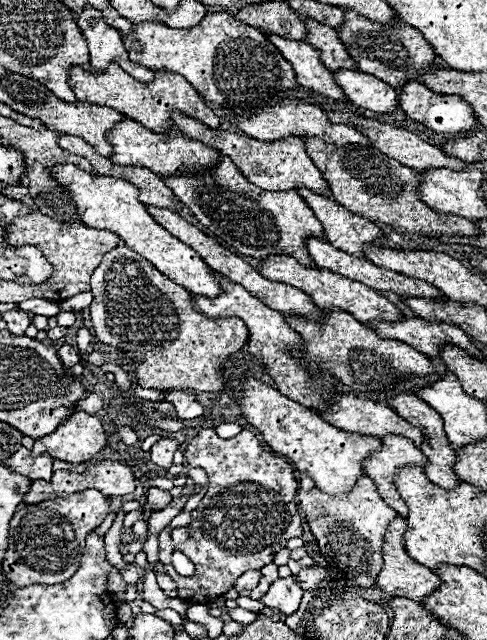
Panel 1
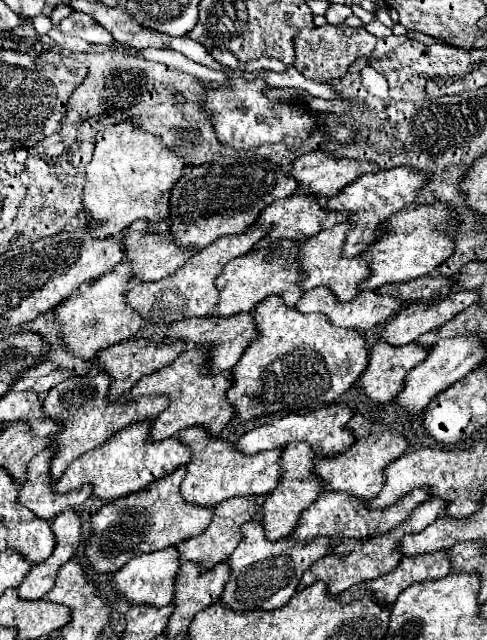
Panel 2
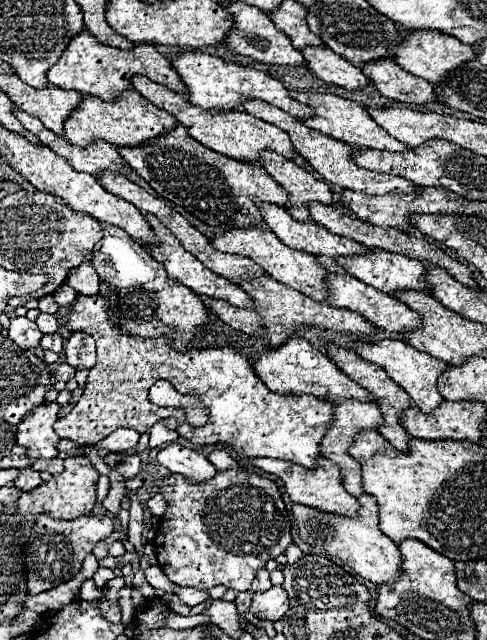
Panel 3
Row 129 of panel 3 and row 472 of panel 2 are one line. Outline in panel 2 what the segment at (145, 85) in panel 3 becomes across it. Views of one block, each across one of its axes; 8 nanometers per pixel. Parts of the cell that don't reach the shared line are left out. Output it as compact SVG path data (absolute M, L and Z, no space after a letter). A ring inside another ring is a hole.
M188 428L180 432L178 438L192 452L186 464L186 476L180 486L180 494L188 504L214 506L222 500L238 496L262 496L272 492L272 488L276 488L280 480L278 458L282 450L260 452L258 456L240 456L230 442L222 438L210 438L208 432L200 428Z

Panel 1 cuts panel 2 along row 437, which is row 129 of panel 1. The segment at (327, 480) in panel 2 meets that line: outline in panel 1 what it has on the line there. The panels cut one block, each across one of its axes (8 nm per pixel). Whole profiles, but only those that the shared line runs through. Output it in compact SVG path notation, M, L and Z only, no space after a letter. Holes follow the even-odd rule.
M326 112L326 114L334 124L348 124L350 128L354 128L354 130L362 132L364 136L368 136L368 140L372 142L374 148L380 148L390 158L394 158L400 164L404 164L408 168L414 168L418 172L432 170L432 168L450 168L450 170L466 170L468 168L468 162L460 162L460 158L452 158L452 156L444 154L438 146L424 142L422 138L418 138L416 134L412 134L404 128L398 128L398 126L392 126L392 124L382 124L378 120L362 118L362 116L356 116L356 114L344 114L344 112Z

